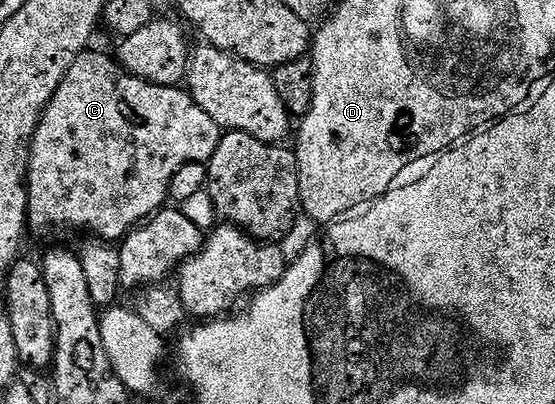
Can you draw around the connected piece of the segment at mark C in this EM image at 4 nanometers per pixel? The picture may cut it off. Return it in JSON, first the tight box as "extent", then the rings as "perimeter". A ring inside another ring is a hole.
{"extent":[27,51,222,243],"perimeter":[[[85,51],[80,54],[78,59],[74,59],[70,71],[66,71],[58,91],[52,97],[49,105],[45,107],[37,125],[37,131],[31,143],[31,162],[27,177],[28,224],[33,230],[36,228],[40,233],[64,233],[67,229],[89,229],[92,232],[89,234],[95,235],[105,242],[116,243],[127,237],[137,225],[165,208],[170,197],[170,183],[185,163],[195,161],[207,163],[211,159],[220,142],[222,130],[218,123],[214,123],[214,119],[210,119],[210,115],[206,115],[206,111],[202,111],[202,107],[198,107],[192,94],[183,88],[155,85],[149,81],[143,81],[141,77],[135,77],[133,73],[128,72],[115,56],[107,57],[104,53],[92,52]]]}

